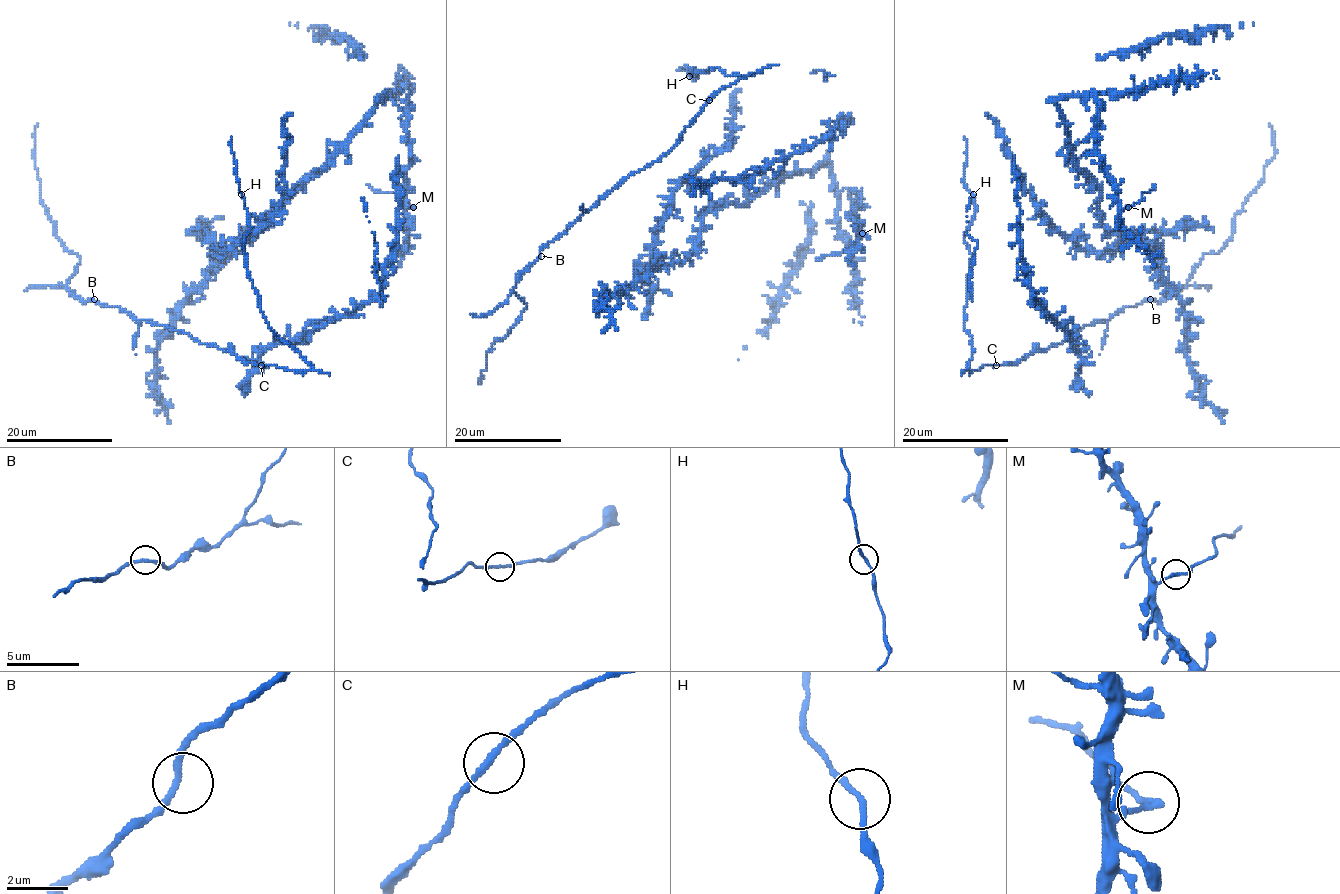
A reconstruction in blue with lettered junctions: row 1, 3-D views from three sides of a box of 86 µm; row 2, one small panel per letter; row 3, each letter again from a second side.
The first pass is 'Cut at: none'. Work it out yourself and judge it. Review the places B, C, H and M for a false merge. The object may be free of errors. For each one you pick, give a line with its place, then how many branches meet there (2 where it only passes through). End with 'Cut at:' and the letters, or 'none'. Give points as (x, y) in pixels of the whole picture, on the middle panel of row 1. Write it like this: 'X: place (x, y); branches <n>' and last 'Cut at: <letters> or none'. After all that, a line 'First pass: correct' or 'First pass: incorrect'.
M: place (862, 233); branches 2
Cut at: M
First pass: incorrect

